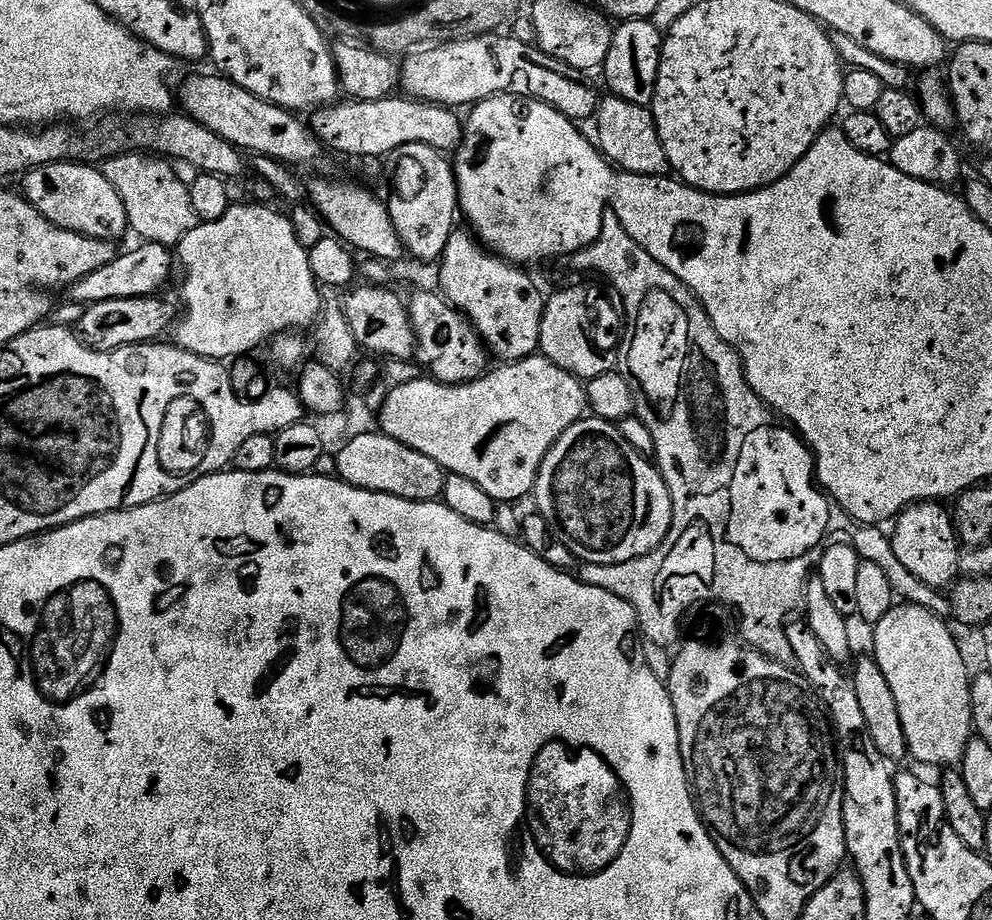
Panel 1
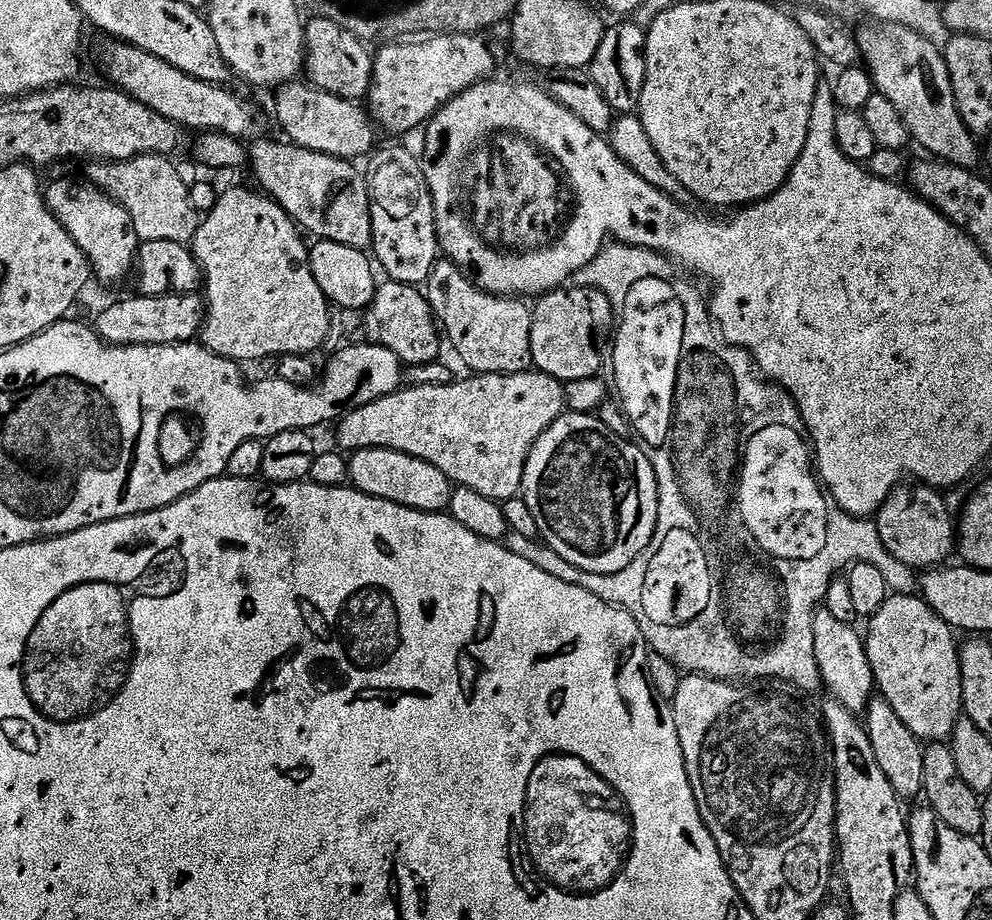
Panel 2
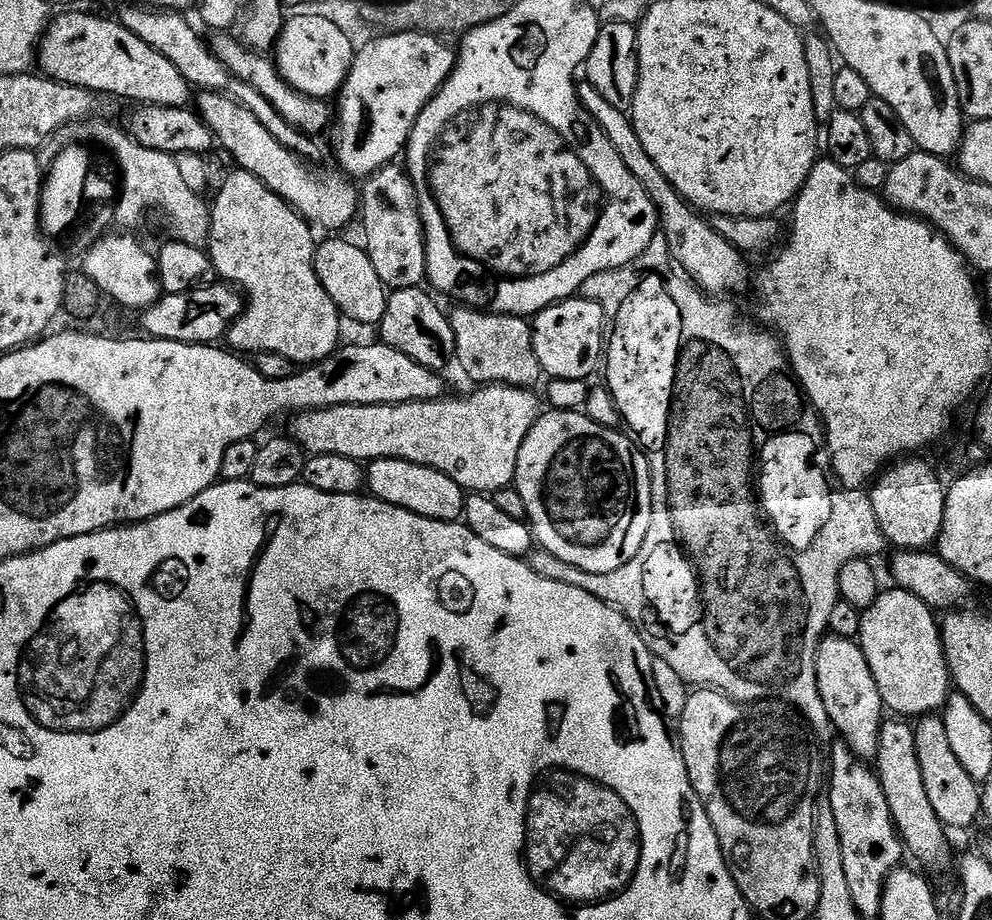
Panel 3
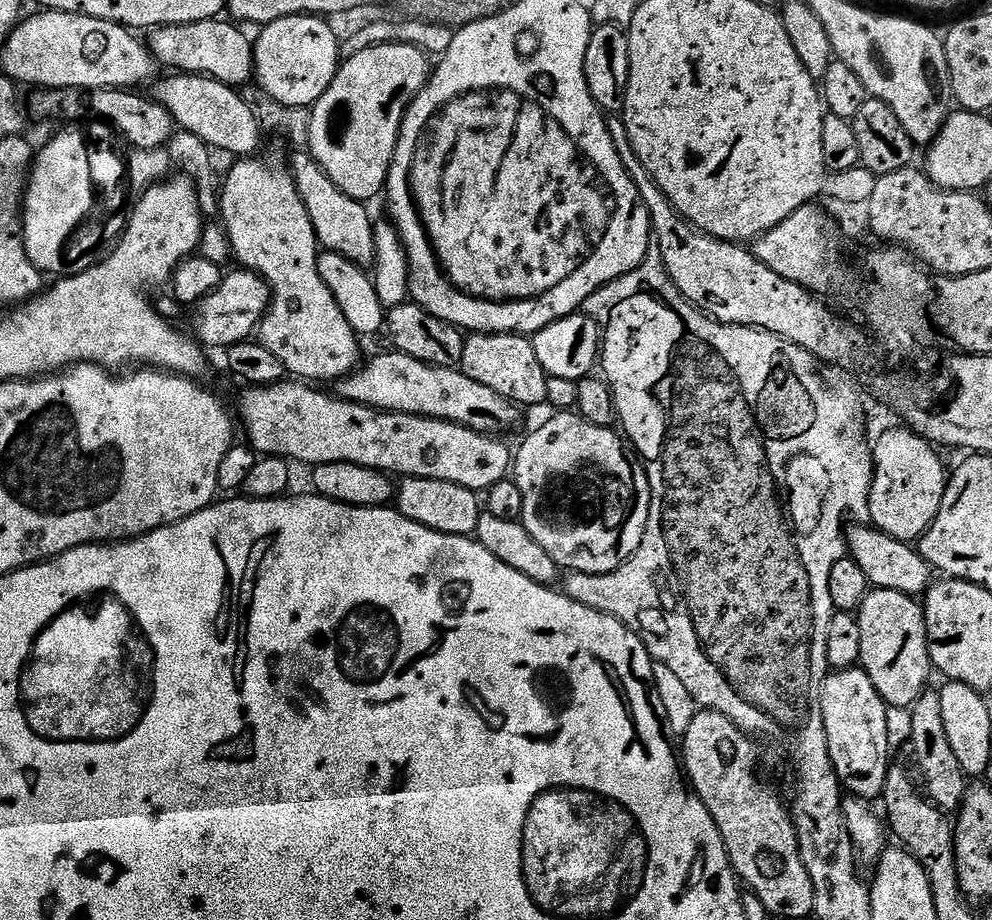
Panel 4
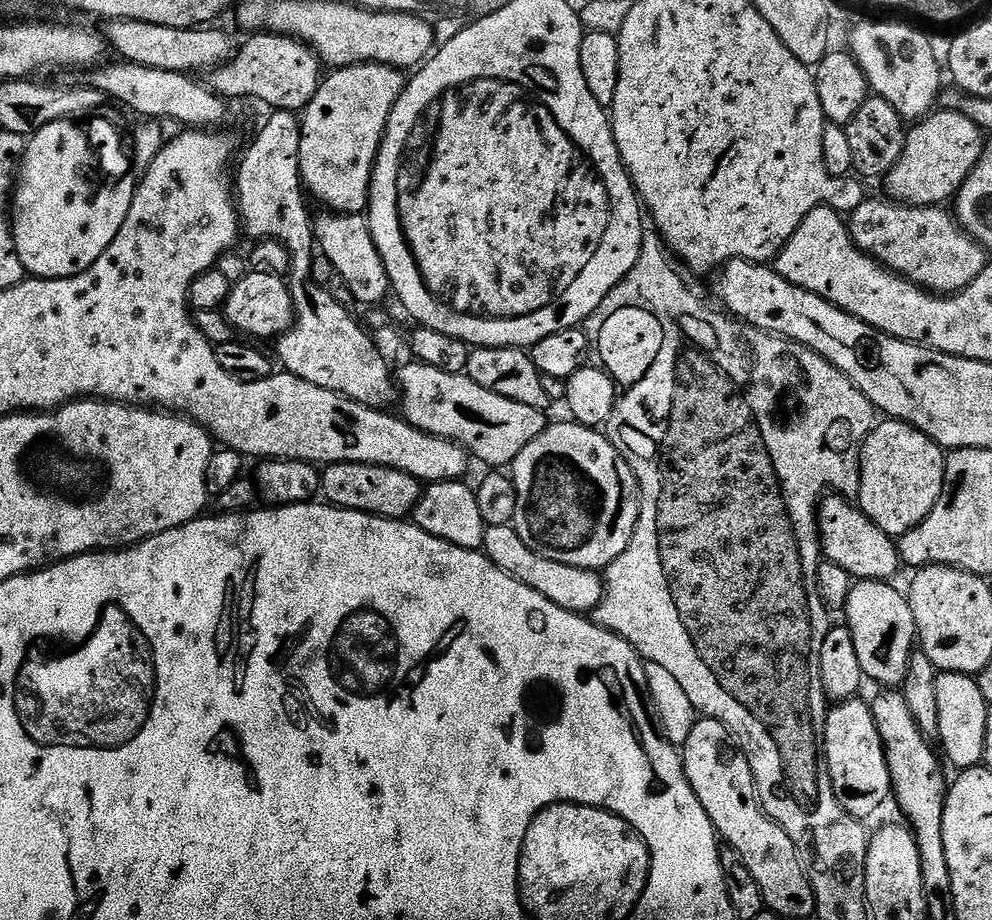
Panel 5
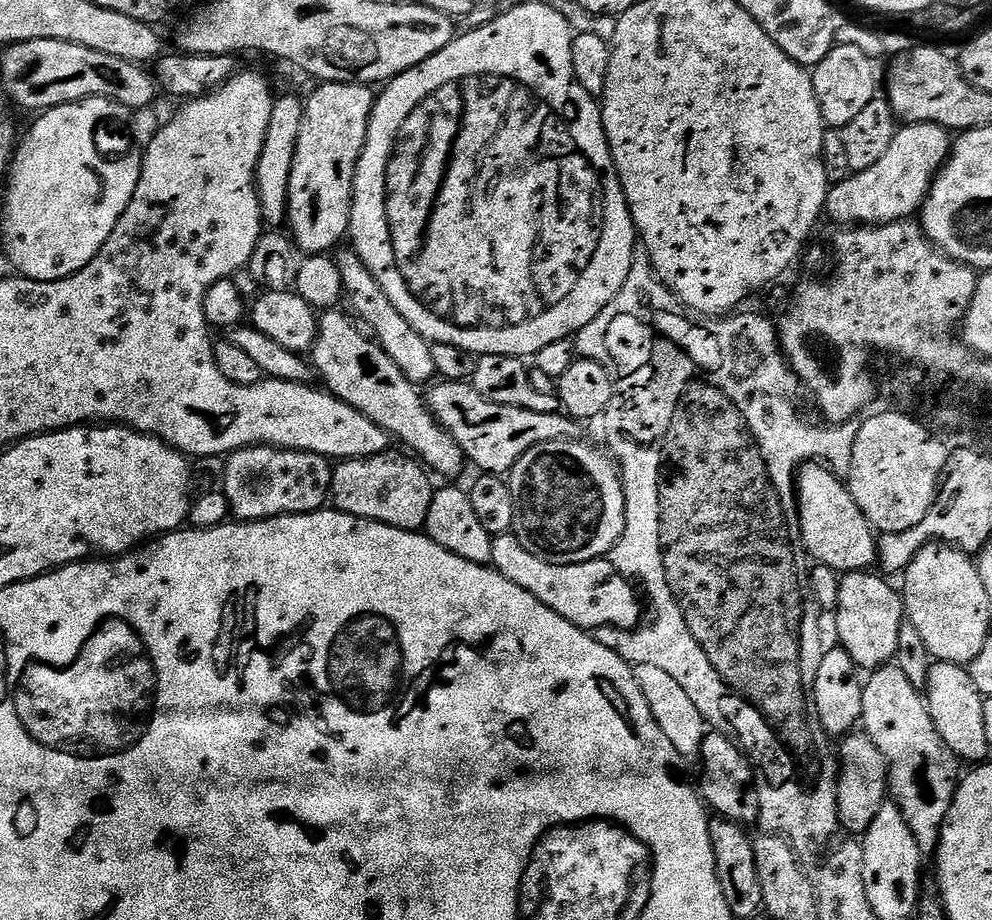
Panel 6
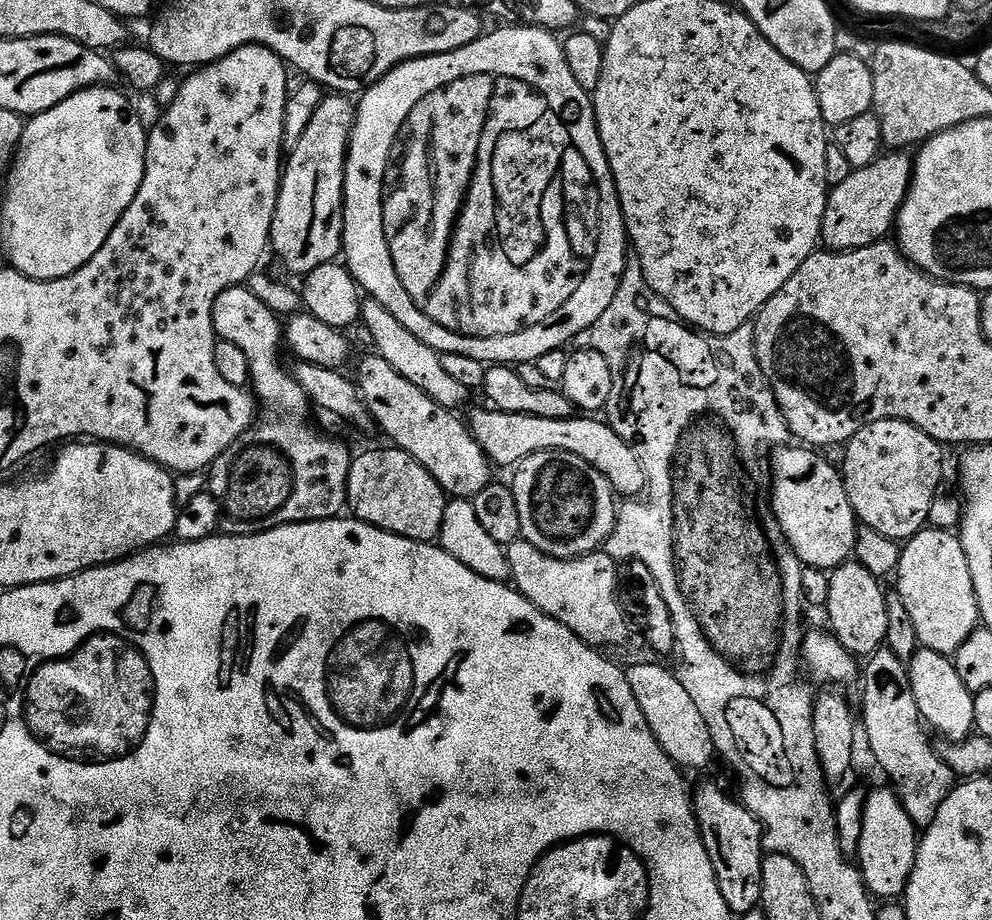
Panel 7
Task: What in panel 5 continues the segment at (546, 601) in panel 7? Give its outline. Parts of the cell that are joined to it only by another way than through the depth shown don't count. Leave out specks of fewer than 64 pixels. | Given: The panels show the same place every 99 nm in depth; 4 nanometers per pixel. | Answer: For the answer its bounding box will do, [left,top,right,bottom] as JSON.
[482,524,604,613]

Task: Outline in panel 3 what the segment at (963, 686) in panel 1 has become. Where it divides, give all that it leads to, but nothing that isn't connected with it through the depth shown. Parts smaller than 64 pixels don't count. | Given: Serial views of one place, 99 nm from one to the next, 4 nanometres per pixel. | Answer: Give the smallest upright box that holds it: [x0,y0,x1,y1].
[858,588,950,718]

